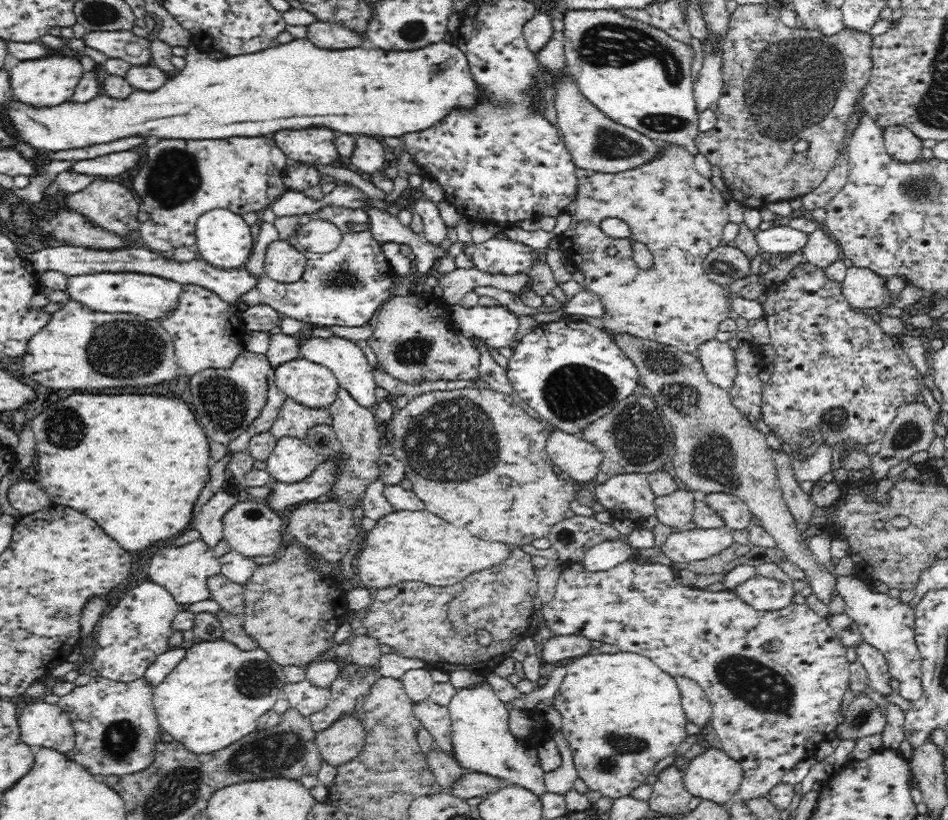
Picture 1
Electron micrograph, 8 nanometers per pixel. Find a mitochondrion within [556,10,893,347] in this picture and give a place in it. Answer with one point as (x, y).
(792, 85)

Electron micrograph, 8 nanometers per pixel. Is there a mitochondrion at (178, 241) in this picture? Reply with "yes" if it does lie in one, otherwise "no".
no

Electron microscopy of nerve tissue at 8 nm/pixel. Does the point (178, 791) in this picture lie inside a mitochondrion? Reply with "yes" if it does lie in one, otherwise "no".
yes

